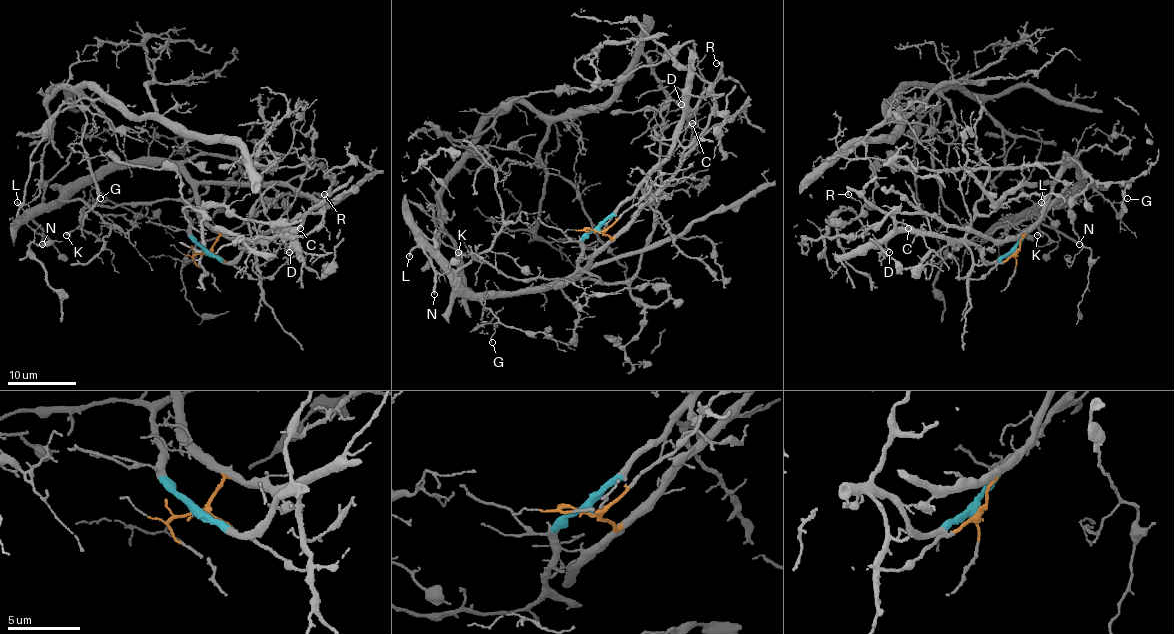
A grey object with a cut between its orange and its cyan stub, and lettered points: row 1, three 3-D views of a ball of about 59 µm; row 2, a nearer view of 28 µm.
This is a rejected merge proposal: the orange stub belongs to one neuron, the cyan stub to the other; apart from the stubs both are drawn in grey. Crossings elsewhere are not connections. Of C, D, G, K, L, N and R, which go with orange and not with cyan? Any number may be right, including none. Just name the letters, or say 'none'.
G, L, N

